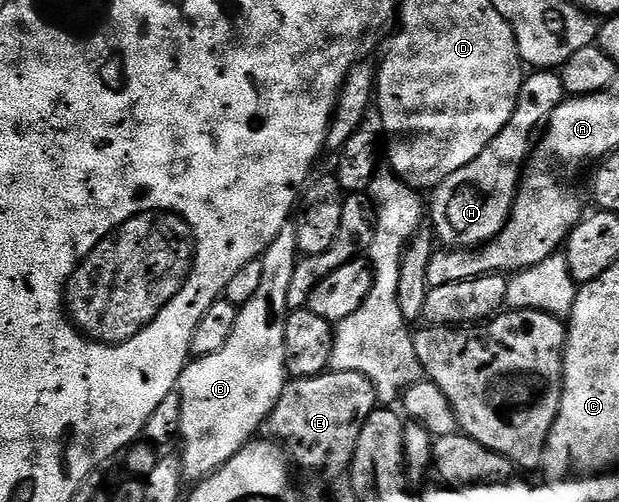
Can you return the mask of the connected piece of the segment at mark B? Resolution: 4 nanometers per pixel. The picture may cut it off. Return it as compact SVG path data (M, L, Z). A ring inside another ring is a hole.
M286 225L271 241L271 245L261 256L263 278L259 289L251 301L240 304L235 329L231 329L231 337L227 337L227 345L219 349L219 353L211 353L202 359L194 358L185 364L181 375L179 394L181 396L181 451L179 458L181 470L186 480L200 481L214 475L218 469L239 449L243 449L258 434L257 431L266 426L269 414L279 401L287 382L285 369L285 317L291 308L287 305L287 288L291 285L291 277L295 273L295 265L299 258L297 249L296 226Z

